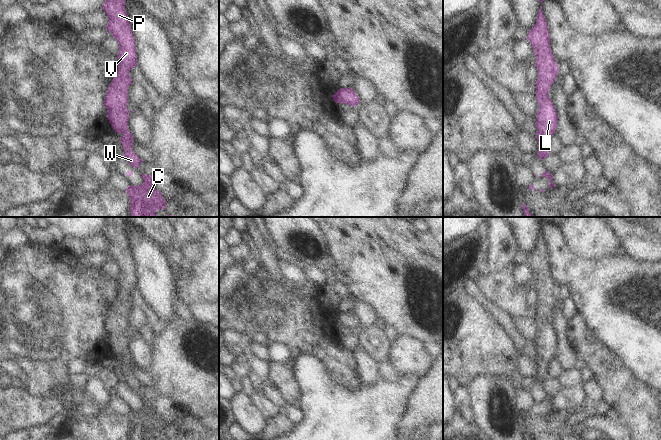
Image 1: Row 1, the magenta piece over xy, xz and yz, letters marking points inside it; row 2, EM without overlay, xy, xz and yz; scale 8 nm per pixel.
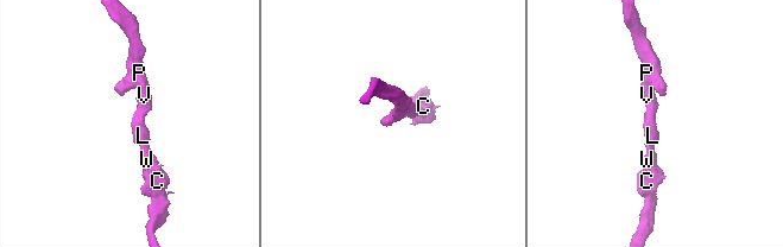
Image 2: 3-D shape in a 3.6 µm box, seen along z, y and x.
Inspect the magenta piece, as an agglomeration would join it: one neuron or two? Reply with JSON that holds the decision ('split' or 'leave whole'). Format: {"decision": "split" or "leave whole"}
{"decision": "leave whole"}

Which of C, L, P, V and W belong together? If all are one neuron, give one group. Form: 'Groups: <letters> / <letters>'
Groups: C L P V W

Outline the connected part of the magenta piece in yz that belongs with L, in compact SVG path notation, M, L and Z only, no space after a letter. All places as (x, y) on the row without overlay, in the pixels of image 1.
M538 221L541 231L538 236L536 248L528 256L530 265L536 280L535 290L538 293L536 309L536 323L539 329L536 345L538 353L536 363L538 365L537 380L543 384L549 378L549 361L555 357L558 339L552 324L548 320L549 314L558 299L558 289L550 271L550 259L545 240L542 236L543 222Z

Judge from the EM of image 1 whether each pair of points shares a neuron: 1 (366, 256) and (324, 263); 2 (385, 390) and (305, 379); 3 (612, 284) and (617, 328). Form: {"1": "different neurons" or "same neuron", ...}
{"1": "different neurons", "2": "same neuron", "3": "same neuron"}

